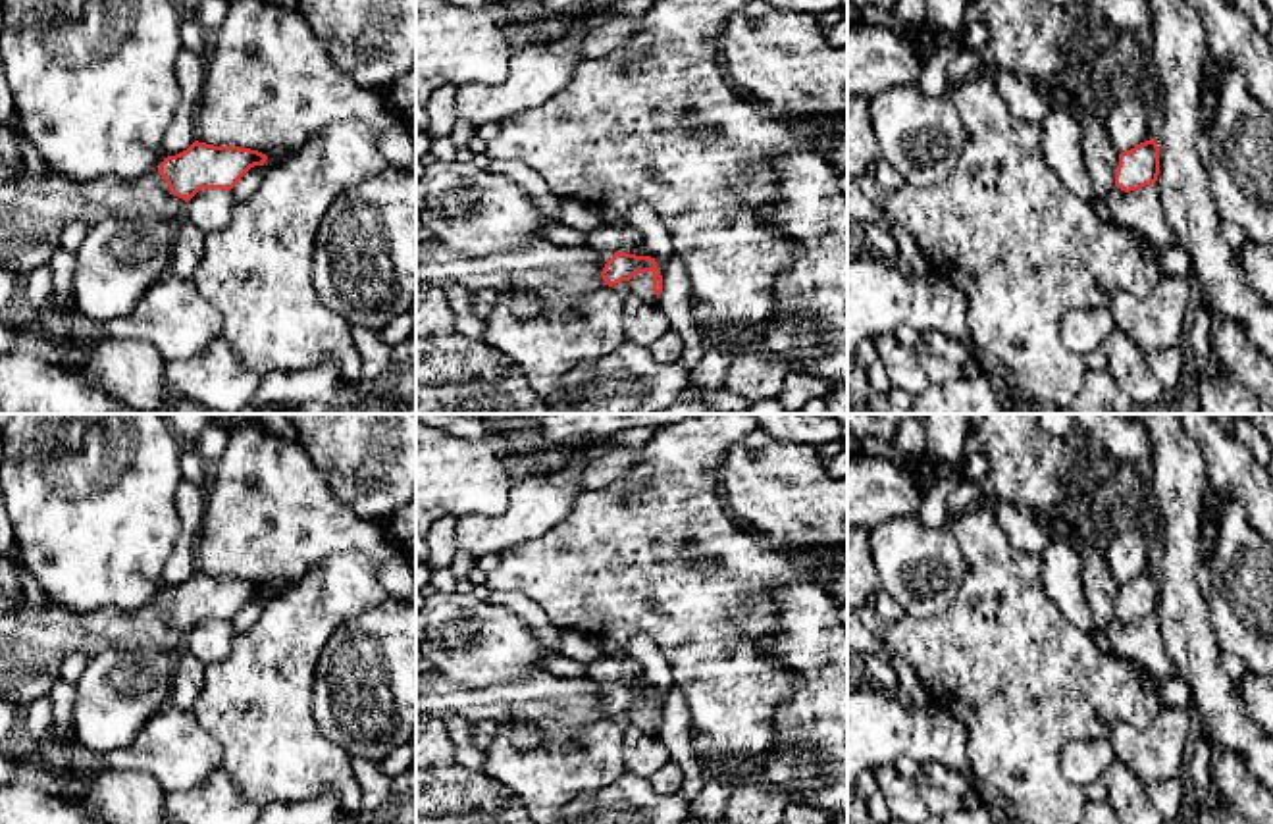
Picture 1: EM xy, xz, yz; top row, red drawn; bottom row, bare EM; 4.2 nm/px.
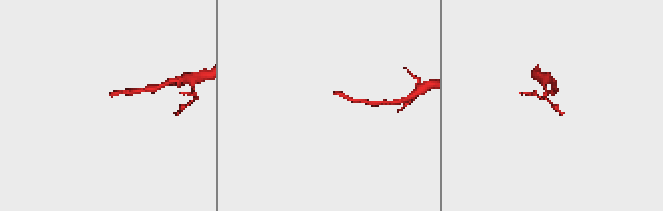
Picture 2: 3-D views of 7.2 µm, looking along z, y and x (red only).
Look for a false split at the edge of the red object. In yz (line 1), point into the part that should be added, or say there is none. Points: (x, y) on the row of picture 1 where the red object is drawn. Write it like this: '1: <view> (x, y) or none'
1: none

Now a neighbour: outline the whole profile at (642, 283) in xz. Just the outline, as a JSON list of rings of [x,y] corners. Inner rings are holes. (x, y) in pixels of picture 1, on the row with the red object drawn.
[[[653,271],[636,273],[628,283],[634,295],[639,295],[649,304],[659,304],[653,291]]]

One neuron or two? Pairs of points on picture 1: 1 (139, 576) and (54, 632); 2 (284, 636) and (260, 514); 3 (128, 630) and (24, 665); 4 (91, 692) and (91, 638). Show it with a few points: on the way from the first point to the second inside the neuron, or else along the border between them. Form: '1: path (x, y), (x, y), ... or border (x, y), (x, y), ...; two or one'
1: border (51, 601), (74, 613), (128, 613); two
2: border (316, 568), (311, 568), (295, 582), (268, 590); two
3: path (103, 630), (56, 632), (49, 640); one
4: border (135, 649), (101, 649), (89, 659); two

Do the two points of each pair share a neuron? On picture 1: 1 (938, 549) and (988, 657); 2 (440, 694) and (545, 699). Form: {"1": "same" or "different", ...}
{"1": "different", "2": "same"}

